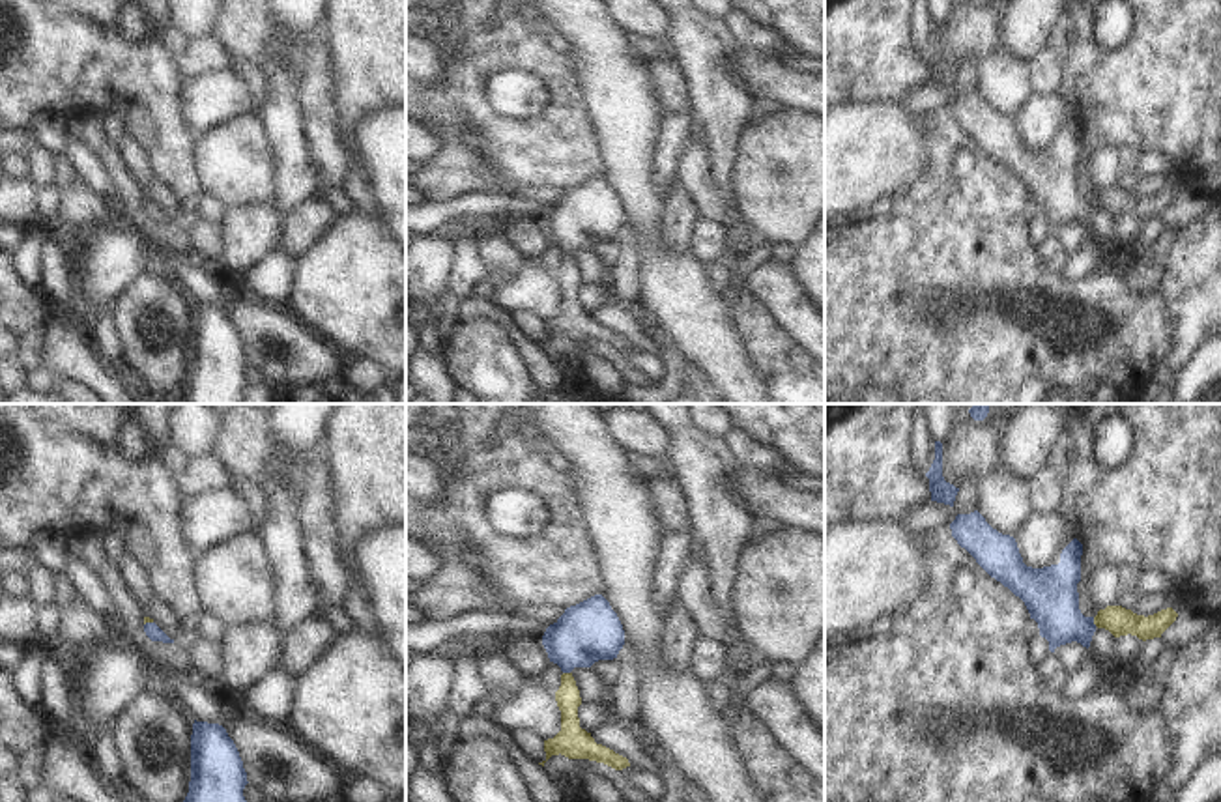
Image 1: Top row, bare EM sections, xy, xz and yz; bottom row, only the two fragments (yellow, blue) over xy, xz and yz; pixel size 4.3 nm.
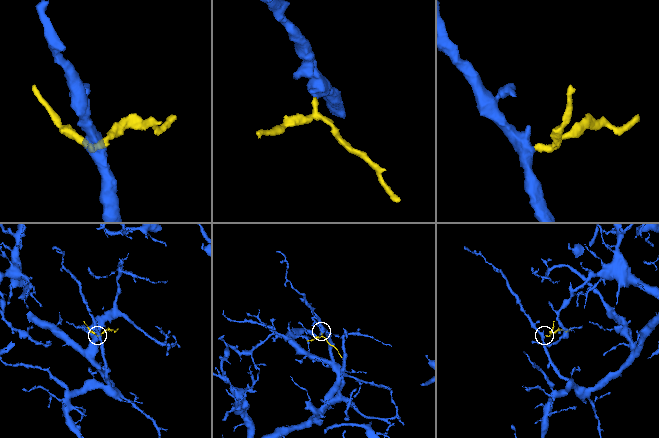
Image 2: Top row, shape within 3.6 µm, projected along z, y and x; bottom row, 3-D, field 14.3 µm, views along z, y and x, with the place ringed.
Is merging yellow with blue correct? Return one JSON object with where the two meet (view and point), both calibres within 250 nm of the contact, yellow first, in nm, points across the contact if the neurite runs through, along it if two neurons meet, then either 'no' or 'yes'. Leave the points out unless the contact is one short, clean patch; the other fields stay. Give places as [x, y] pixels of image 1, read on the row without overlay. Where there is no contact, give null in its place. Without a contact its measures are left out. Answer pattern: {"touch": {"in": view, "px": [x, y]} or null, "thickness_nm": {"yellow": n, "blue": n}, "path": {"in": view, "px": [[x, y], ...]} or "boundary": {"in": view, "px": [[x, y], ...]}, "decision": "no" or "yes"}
{"touch": {"in": "yz", "px": [1094, 202]}, "thickness_nm": {"yellow": 120, "blue": 240}, "path": {"in": "yz", "px": [[1119, 202], [1094, 202], [1077, 202], [1049, 174]]}, "decision": "yes"}

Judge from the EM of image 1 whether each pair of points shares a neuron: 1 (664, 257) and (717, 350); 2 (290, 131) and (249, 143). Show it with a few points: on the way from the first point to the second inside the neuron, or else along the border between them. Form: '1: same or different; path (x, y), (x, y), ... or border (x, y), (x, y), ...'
1: same; path (668, 279), (700, 328)
2: different; border (255, 114), (266, 137), (275, 180)

